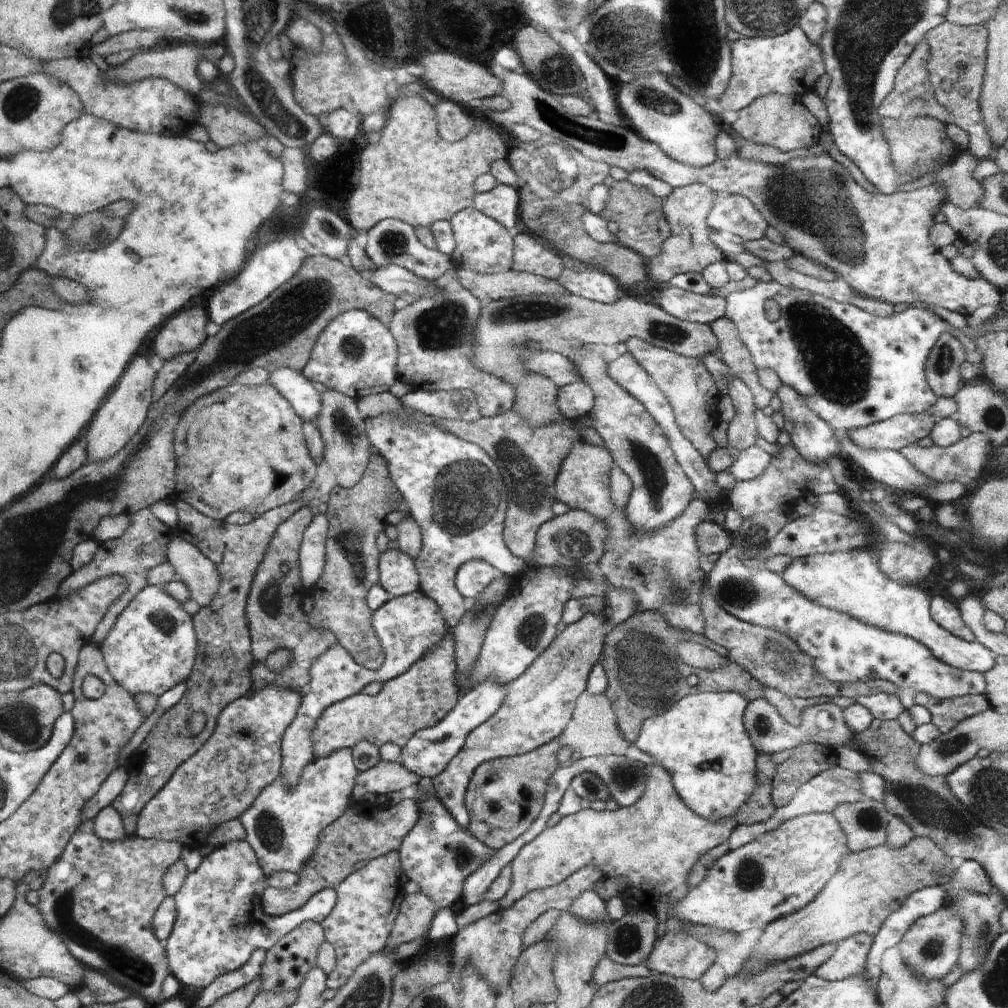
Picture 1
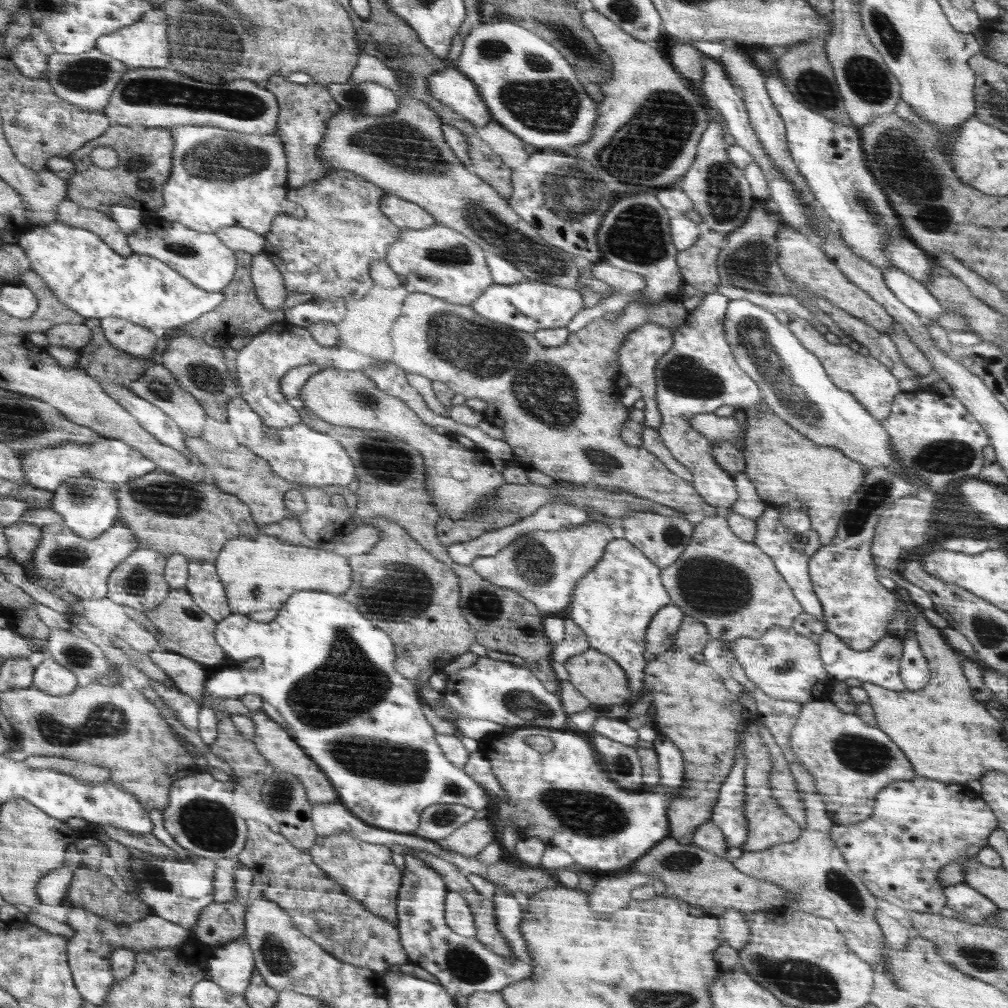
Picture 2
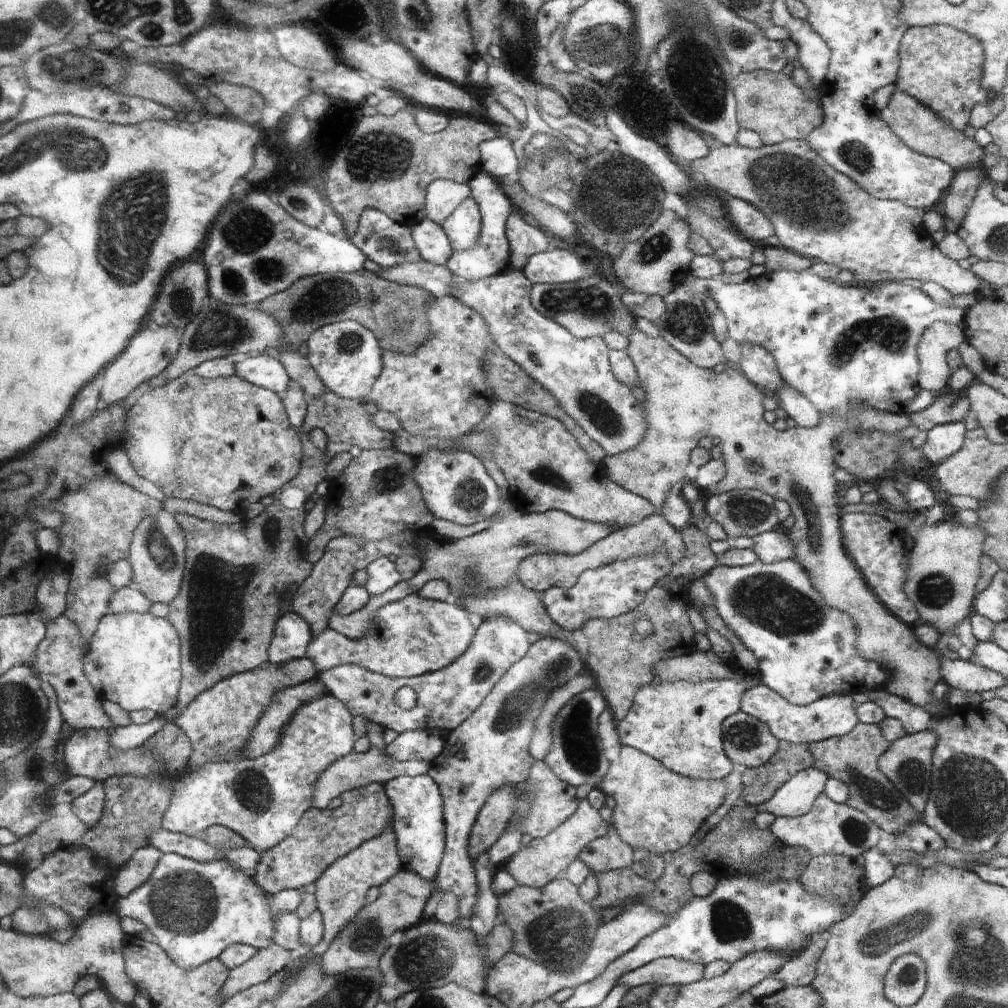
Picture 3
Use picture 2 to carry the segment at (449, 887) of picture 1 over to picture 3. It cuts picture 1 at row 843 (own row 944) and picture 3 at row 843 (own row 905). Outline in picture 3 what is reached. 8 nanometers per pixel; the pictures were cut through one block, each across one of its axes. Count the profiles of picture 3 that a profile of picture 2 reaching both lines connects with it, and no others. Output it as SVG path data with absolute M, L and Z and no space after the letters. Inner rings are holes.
M427 775L395 777L386 784L387 798L394 808L393 830L398 836L402 868L414 871L426 879L439 873L446 852L446 822L443 818L443 798L435 780Z

